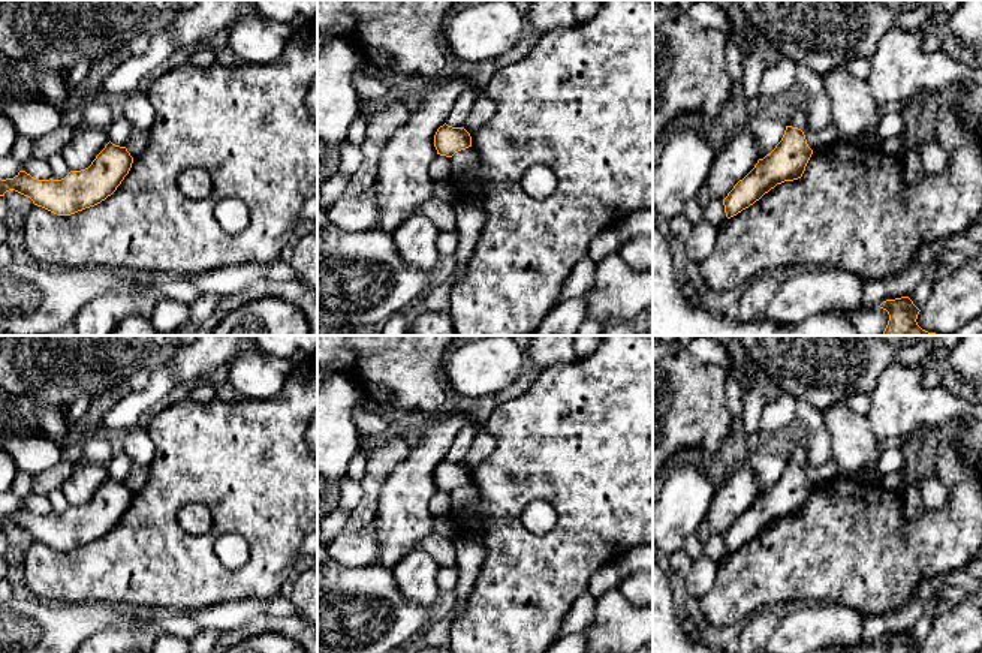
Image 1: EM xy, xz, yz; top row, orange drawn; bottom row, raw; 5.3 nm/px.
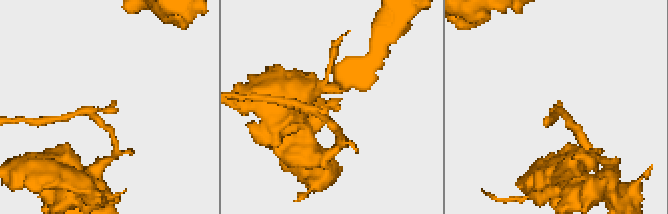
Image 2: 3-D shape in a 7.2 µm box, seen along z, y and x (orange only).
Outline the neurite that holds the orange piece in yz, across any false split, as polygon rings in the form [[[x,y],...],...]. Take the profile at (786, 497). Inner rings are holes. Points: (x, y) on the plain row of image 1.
[[[786,461],[775,484],[759,494],[723,535],[726,553],[731,554],[748,544],[777,520],[801,514],[811,490],[813,485],[808,482],[804,467]]]

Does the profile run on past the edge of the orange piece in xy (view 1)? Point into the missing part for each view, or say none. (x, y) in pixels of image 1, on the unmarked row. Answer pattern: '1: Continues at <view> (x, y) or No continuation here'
1: No continuation here

